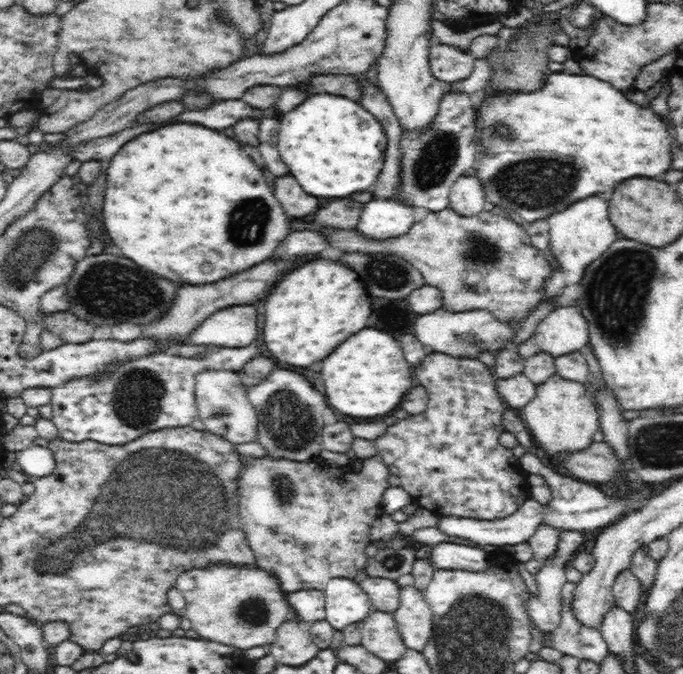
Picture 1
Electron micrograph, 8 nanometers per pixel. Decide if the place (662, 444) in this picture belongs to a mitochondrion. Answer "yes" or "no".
yes

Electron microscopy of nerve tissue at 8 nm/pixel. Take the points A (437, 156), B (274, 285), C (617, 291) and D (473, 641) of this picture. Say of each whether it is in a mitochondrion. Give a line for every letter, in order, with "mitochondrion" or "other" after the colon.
A: mitochondrion
B: other
C: mitochondrion
D: mitochondrion

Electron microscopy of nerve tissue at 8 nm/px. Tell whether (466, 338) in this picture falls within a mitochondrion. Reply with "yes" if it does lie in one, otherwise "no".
yes

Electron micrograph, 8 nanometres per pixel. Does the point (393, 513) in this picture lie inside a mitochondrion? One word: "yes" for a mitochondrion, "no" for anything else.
no

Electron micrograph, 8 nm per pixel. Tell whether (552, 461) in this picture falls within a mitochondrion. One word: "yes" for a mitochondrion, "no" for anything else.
no

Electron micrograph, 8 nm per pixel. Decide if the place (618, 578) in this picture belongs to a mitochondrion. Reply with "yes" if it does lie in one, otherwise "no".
no

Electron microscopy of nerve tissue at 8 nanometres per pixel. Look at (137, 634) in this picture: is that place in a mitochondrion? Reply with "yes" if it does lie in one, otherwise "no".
no

